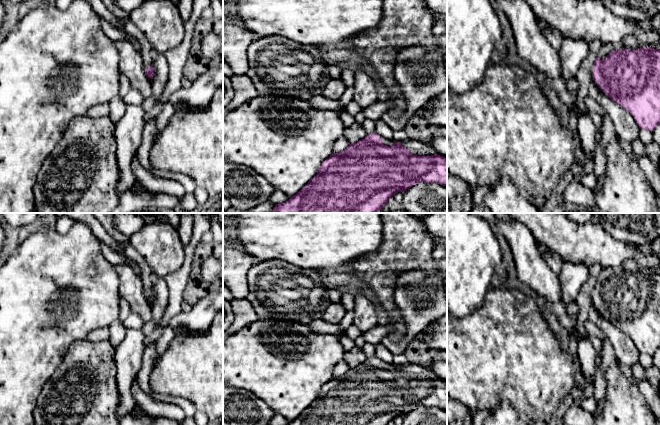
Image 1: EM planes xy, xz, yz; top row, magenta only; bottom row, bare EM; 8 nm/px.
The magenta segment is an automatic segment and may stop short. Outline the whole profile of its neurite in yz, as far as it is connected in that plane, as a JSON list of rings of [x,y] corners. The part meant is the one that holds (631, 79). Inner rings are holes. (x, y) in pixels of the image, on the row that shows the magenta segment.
[[[633,35],[617,43],[603,43],[592,67],[592,77],[604,94],[634,117],[639,128],[652,132],[660,124],[660,50],[640,48]]]

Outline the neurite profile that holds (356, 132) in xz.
[[[354,123],[350,127],[346,127],[344,130],[344,136],[347,138],[349,144],[357,143],[364,139],[368,134],[363,128],[362,124]]]

